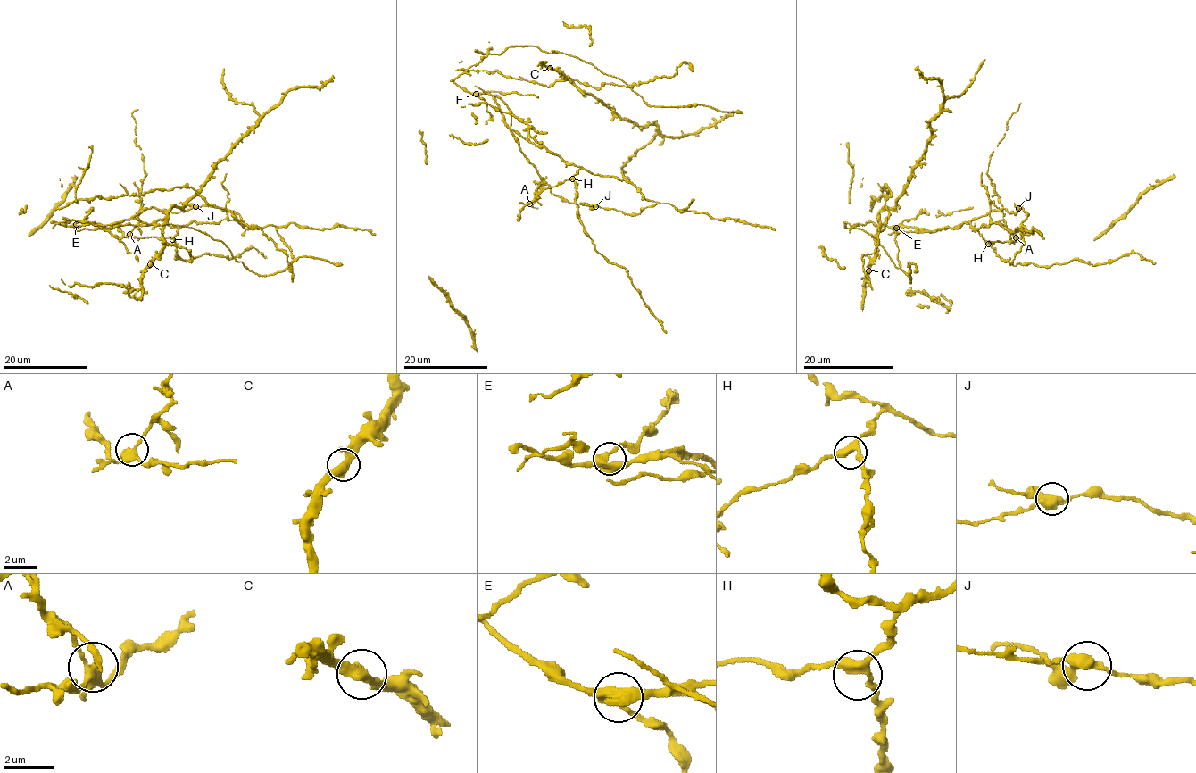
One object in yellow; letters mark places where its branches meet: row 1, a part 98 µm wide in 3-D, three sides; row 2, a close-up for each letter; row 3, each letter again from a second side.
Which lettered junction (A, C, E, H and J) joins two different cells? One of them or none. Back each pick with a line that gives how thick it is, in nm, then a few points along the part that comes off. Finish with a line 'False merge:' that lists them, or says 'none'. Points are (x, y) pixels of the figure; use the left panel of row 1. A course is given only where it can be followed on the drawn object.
J: 400 nm thick; foreign part runs (196, 206), (179, 203)
False merge: J

